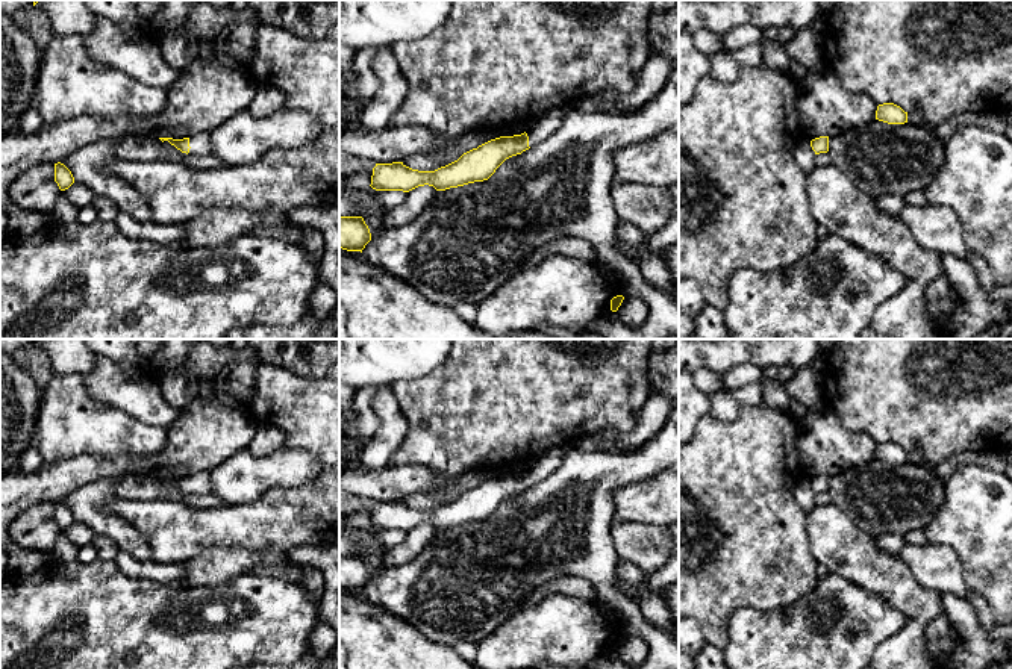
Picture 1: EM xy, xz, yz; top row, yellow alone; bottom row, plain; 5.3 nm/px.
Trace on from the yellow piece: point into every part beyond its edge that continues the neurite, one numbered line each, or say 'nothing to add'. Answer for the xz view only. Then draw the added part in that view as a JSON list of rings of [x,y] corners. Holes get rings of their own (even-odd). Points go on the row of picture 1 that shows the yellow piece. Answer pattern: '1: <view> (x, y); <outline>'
1: xz (546, 124); [[[568,104],[556,106],[530,121],[526,130],[529,136],[529,147],[533,147],[550,138],[562,126],[568,109]]]

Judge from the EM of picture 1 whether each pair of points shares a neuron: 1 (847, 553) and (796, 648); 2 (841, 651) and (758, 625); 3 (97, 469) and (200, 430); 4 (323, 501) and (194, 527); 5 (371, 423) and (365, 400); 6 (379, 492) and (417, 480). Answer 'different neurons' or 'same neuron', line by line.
1: different neurons
2: same neuron
3: same neuron
4: same neuron
5: same neuron
6: same neuron

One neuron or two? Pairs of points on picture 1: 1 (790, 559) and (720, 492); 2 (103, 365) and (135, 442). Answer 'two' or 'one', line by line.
1: one
2: two

